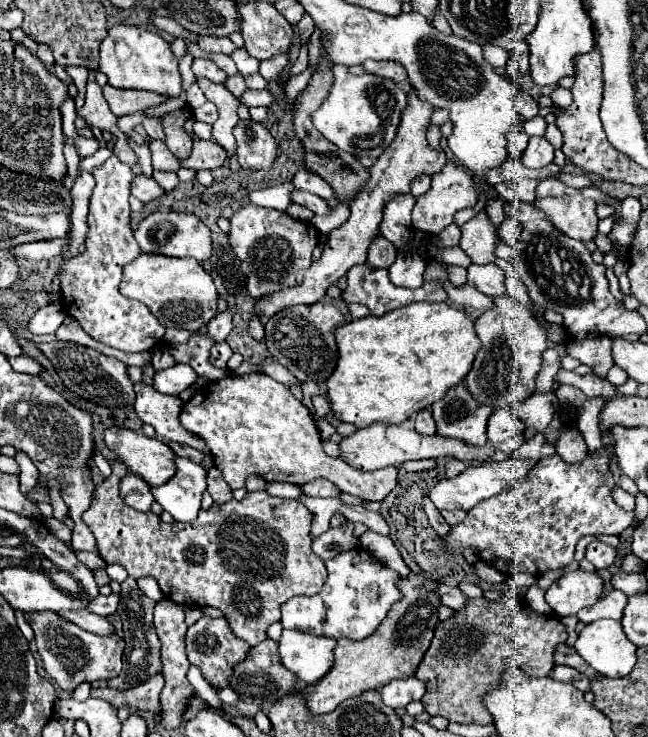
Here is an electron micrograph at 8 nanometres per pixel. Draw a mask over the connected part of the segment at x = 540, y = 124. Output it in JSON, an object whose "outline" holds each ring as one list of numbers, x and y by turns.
{"outline":[[536,116,536,118,532,118,532,120,526,120,524,130,526,130,528,136,544,136,544,132,546,132,546,122,544,122,542,116]]}

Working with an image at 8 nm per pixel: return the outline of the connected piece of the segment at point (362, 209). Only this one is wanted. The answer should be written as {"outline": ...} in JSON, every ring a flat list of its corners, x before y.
{"outline":[[410,90,408,108,406,108,406,114,402,114,402,124,398,126,398,134,396,134,394,142,390,144,390,148,386,148,386,152,370,168,368,182,362,186,362,190,356,194,356,198,350,204,350,218,340,228,330,232,330,242,326,244,322,258,308,268,304,282,298,288,288,288,286,292,278,292,278,296,266,296,266,300,256,302,256,308,254,308,256,314,272,316,286,306,320,302,322,298,326,298,328,286,332,286,340,278,344,278,352,266,366,262,368,248,370,248,372,240,378,236,378,226,384,216,384,206,392,198,410,192,410,184,414,178,418,178,422,174,428,174,428,176,438,174,446,164,446,154,430,150,430,146,426,142,426,130,428,130,428,120,430,120,432,112,434,110,426,102,418,100,414,96,414,92]]}

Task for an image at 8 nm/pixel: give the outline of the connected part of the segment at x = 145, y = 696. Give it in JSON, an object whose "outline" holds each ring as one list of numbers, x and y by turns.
{"outline":[[158,672,150,676,144,684,130,688,126,692,114,690,114,688,92,688,94,698,102,698,110,702,114,708,120,708,122,704,134,706,138,710,154,710,160,712,160,692,164,688,164,674]]}

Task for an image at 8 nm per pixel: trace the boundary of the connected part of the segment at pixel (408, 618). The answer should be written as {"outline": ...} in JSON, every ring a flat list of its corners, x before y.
{"outline":[[420,574,402,578,402,584,398,586,402,588,402,600,394,604,394,608,390,608,386,620,378,626,378,630,370,634,366,640,360,640,358,644,350,644,350,640,338,642,334,650,334,664,328,670,328,674,320,678,316,684,308,684,294,690,298,692,298,696,304,698,306,710,310,714,328,714,348,698,362,696,362,692,368,690,380,690,394,678,414,676,418,664,422,662,430,646,434,626,438,624,438,596,428,594,430,588,422,588,422,584,428,582,430,580,426,580]]}

